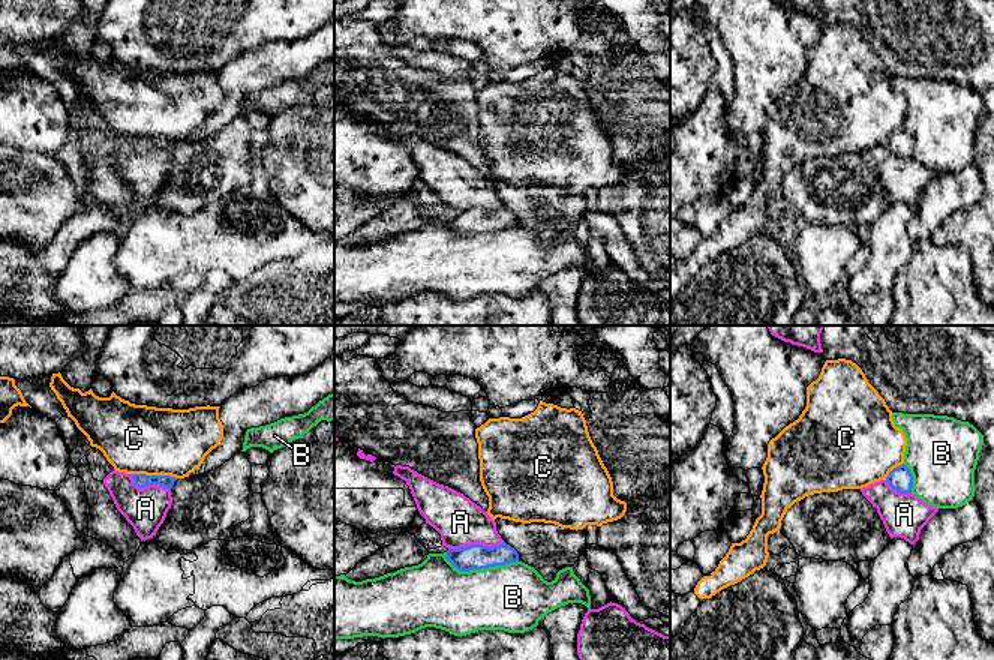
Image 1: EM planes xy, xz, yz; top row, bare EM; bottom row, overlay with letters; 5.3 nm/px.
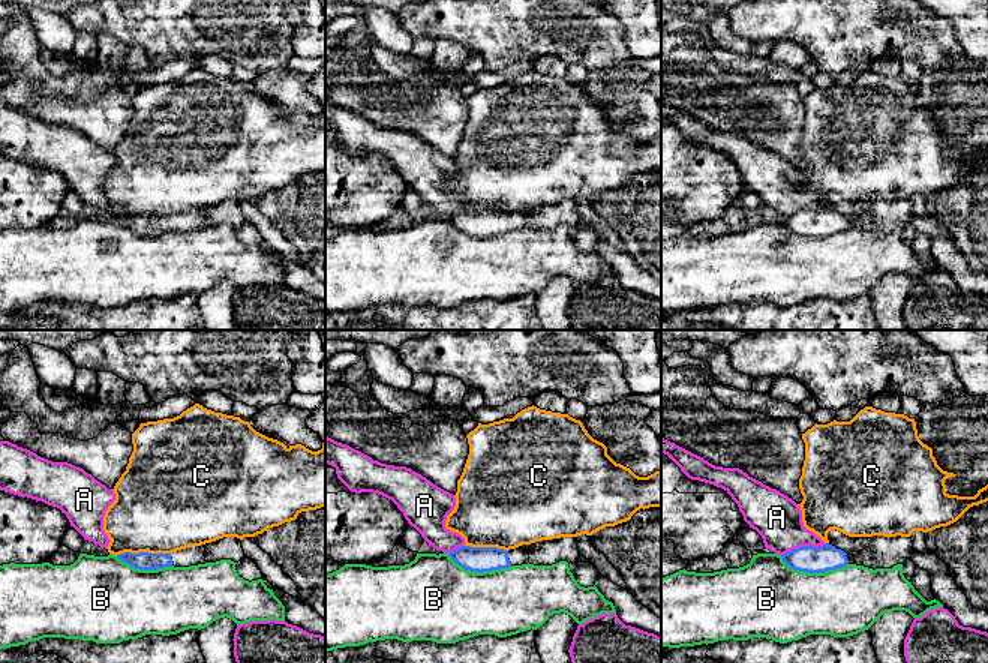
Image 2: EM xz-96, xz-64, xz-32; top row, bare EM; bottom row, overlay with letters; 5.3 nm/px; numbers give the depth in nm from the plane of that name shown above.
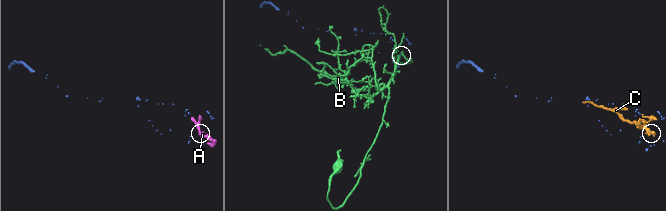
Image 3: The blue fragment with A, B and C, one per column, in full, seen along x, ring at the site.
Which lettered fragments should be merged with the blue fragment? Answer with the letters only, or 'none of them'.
none of them

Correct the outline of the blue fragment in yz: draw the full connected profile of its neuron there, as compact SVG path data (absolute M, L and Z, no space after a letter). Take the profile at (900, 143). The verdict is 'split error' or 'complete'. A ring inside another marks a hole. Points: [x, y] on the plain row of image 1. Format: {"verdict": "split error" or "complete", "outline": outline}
{"verdict": "complete", "outline": "M904 128L894 132L886 141L886 146L900 158L912 158L913 140Z"}

